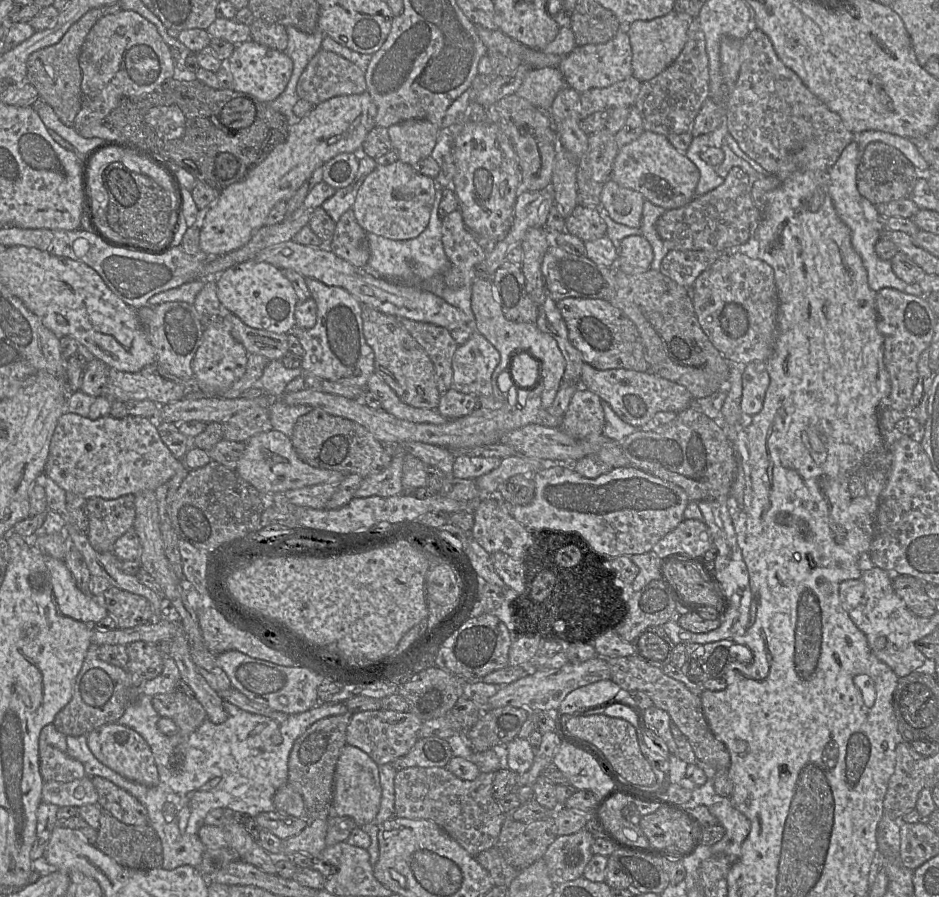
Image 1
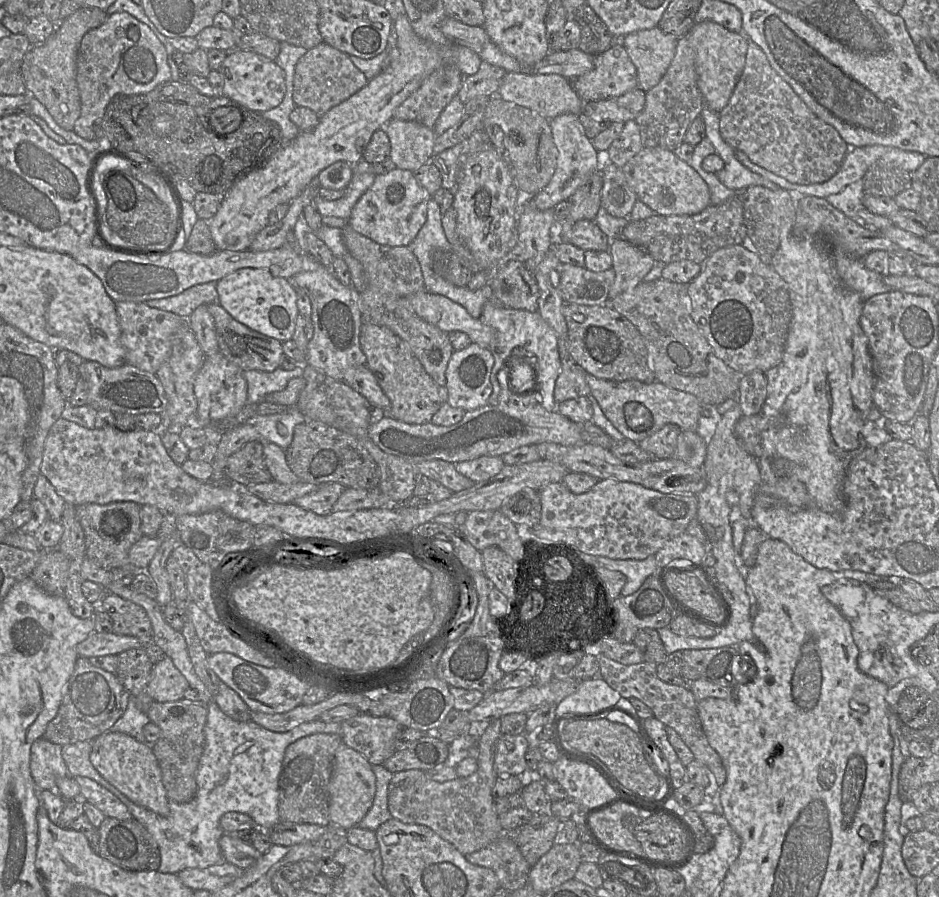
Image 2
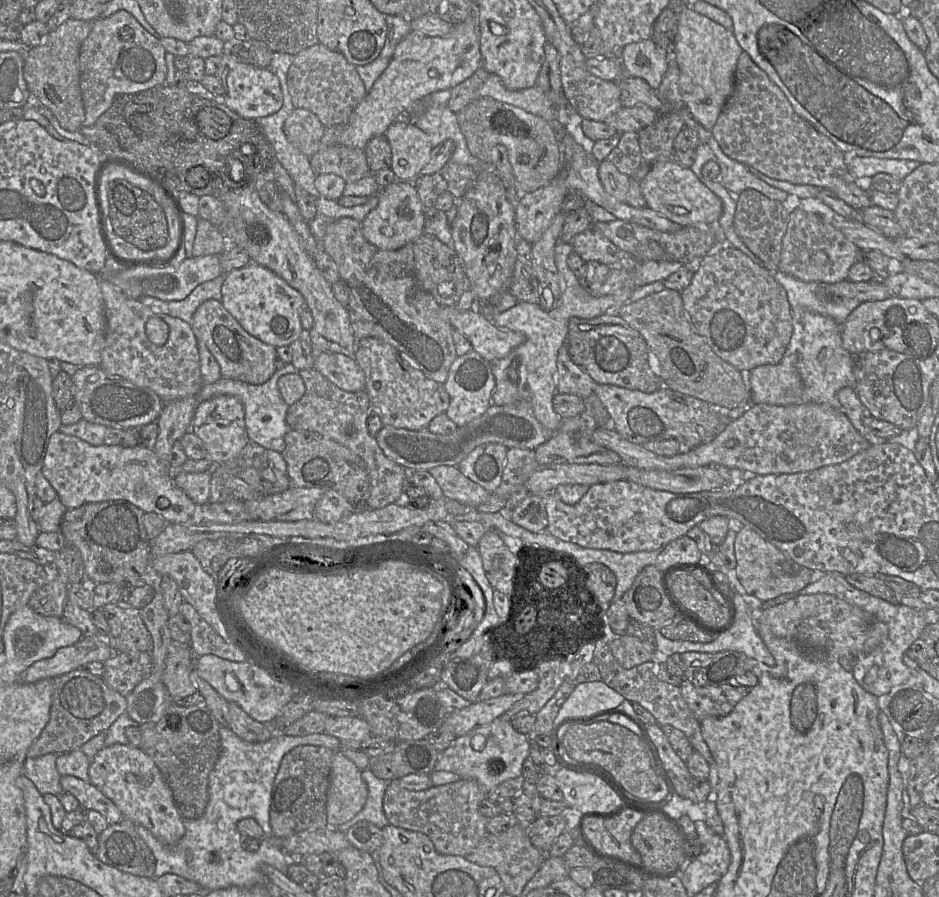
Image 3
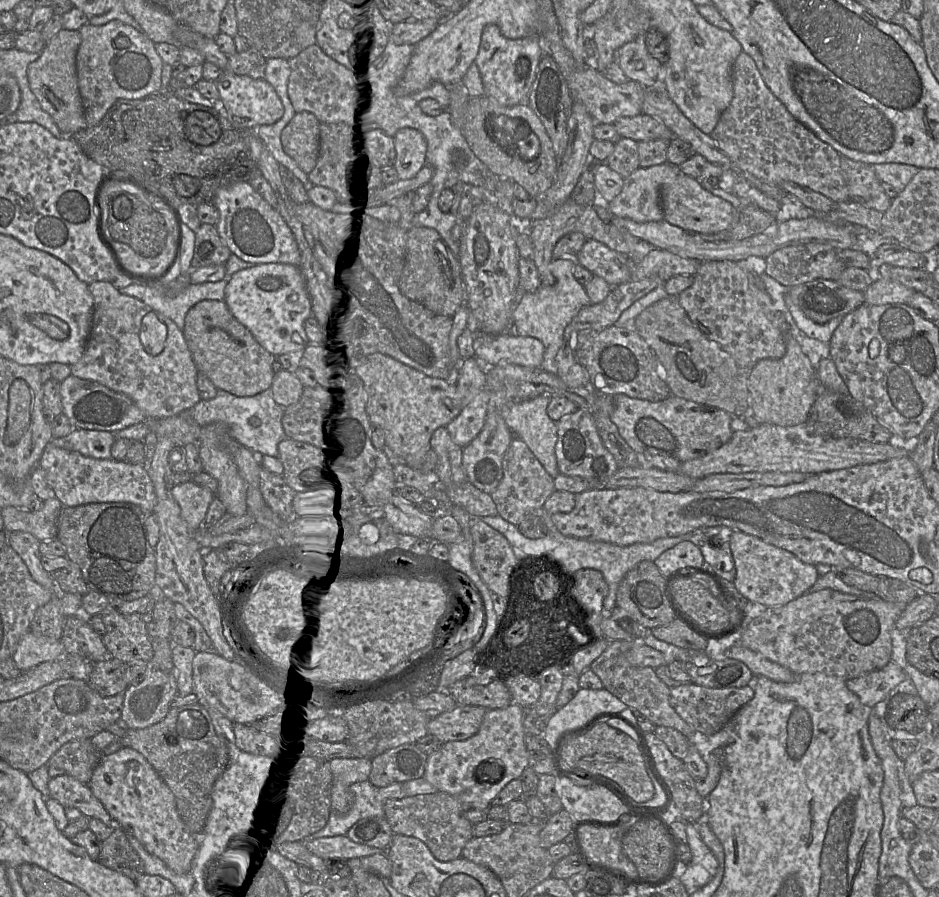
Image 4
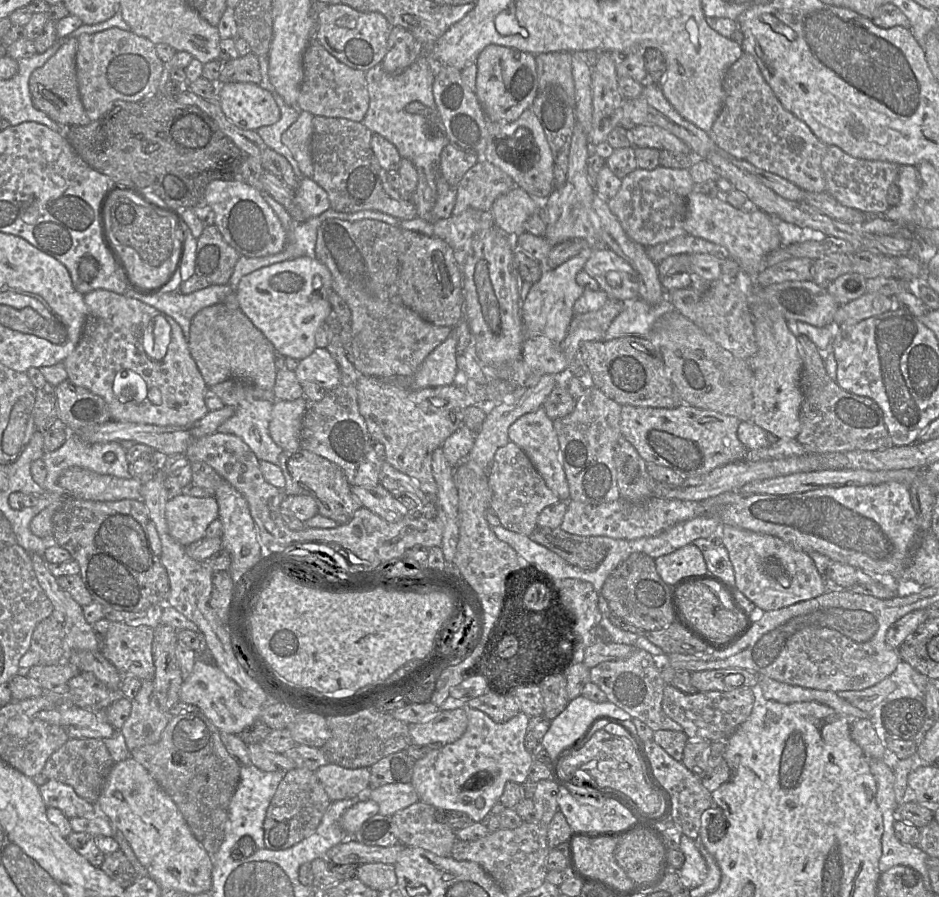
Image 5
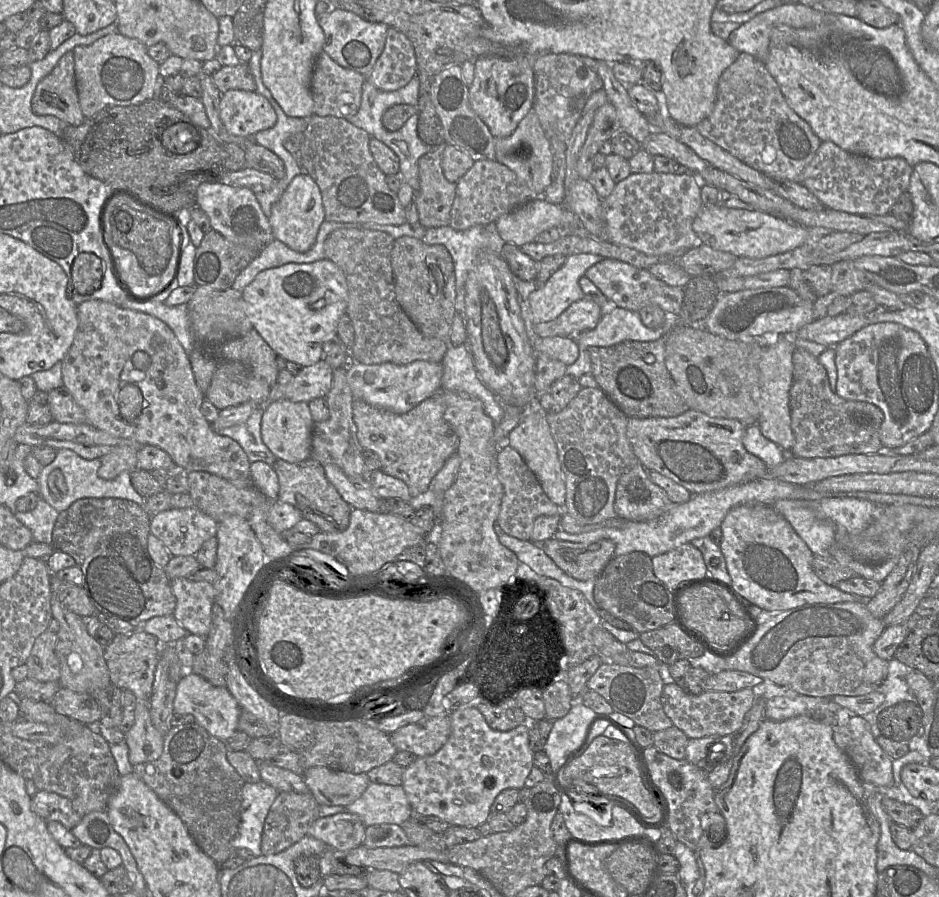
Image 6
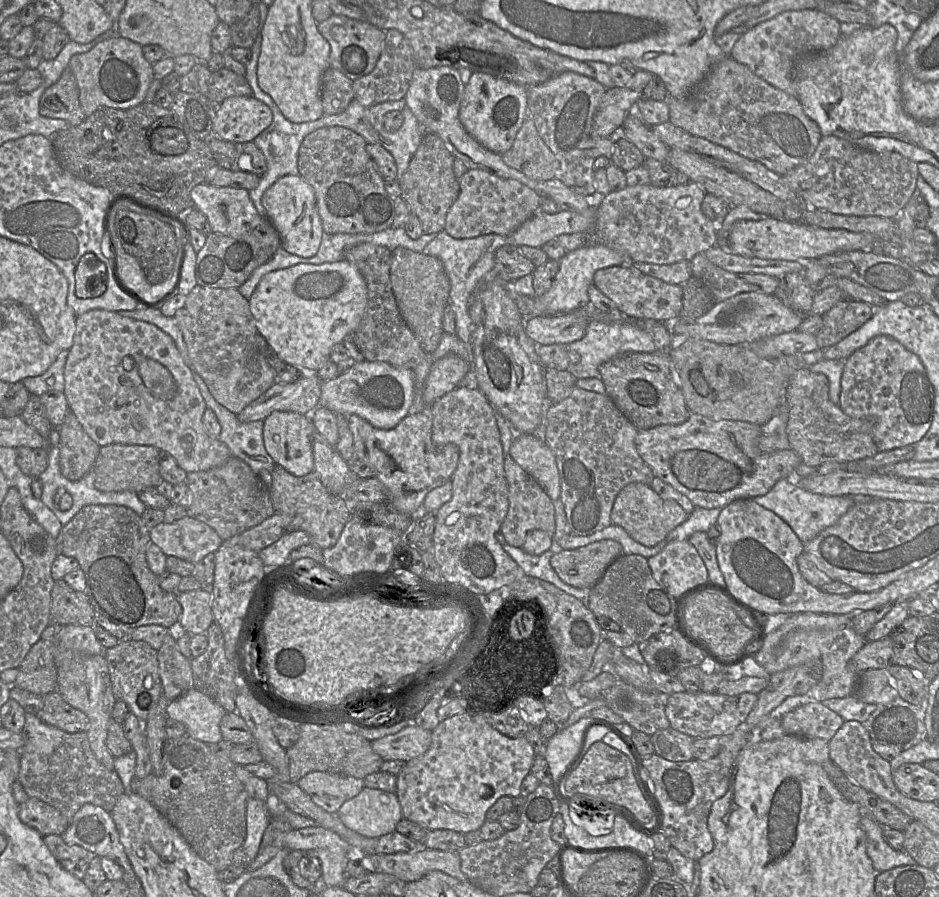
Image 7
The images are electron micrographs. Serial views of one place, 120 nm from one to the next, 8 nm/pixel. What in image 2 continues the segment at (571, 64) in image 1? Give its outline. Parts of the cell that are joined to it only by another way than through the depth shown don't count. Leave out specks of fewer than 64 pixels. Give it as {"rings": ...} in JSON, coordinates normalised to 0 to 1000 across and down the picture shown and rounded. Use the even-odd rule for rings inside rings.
{"rings":[[[660,49],[633,61],[632,77],[607,90],[622,114],[658,108],[679,97],[677,76]]]}

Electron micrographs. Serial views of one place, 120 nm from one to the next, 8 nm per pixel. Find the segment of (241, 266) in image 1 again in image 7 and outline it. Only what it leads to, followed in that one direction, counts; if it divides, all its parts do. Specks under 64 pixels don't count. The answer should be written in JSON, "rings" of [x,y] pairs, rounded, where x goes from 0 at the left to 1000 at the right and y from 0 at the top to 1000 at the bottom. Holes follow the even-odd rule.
{"rings":[[[362,290],[360,292],[335,294],[315,294],[308,299],[294,301],[282,305],[275,315],[272,324],[264,334],[267,350],[271,355],[275,372],[279,373],[295,396],[306,406],[323,409],[328,412],[339,414],[351,400],[351,391],[359,382],[364,382],[365,377],[382,365],[391,342],[392,324],[390,314],[382,301],[373,292]]]}

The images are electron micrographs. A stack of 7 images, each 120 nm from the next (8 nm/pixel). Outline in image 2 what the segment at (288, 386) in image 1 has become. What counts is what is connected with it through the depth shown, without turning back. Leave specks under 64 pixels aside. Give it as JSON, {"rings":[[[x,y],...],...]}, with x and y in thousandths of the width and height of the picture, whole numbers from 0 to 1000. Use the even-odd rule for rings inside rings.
{"rings":[[[323,406],[316,407],[311,412],[302,412],[296,409],[290,415],[275,412],[259,414],[263,426],[263,450],[274,450],[282,446],[282,443],[291,437],[301,435],[311,421],[321,420]]]}

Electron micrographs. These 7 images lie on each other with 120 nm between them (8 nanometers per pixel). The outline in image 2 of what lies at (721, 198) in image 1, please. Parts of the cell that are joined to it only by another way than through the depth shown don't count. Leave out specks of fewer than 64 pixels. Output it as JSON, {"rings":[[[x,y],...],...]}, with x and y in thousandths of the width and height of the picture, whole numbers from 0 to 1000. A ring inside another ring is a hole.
{"rings":[[[786,215],[767,229],[756,227],[742,239],[696,239],[687,244],[671,246],[660,262],[661,265],[690,281],[698,291],[714,293],[737,290],[747,295],[766,276],[789,272],[794,263],[791,226]]]}

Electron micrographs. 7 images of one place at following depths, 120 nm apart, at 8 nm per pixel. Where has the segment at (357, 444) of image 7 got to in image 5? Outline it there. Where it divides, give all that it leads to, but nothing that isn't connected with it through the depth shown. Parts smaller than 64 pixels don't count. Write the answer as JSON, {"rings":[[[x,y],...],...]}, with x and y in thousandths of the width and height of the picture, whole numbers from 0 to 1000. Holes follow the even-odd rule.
{"rings":[[[383,418],[381,453],[394,487],[410,499],[410,514],[443,534],[448,546],[464,563],[465,540],[460,527],[462,502],[493,473],[498,454],[518,446],[538,447],[553,431],[548,426],[527,421],[515,428],[498,423],[495,428],[437,435],[407,421]]]}

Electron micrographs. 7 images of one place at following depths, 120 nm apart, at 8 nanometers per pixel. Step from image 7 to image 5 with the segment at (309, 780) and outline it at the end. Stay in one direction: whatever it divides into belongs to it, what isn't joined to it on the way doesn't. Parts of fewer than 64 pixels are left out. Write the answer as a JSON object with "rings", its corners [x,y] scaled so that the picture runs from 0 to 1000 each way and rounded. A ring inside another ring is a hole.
{"rings":[[[356,851],[340,855],[335,862],[353,893],[388,886],[395,865],[391,855],[373,857]]]}

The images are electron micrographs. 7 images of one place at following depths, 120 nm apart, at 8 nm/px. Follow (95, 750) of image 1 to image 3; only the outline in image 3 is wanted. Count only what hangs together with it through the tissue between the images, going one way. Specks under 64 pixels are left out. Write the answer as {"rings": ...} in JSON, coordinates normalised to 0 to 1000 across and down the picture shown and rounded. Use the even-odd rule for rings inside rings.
{"rings":[[[138,829],[110,833],[97,848],[95,867],[125,899],[132,913],[153,921],[175,942],[185,942],[196,932],[197,922],[183,881],[163,846],[150,834]]]}

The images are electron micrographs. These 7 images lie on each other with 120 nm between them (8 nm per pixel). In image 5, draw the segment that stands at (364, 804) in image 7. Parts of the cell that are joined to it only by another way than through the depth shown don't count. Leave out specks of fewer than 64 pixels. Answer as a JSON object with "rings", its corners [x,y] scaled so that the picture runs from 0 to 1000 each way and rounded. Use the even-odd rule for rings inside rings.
{"rings":[[[416,873],[399,880],[392,877],[388,887],[399,893],[404,897],[404,906],[412,910],[446,893],[445,884],[438,873]]]}

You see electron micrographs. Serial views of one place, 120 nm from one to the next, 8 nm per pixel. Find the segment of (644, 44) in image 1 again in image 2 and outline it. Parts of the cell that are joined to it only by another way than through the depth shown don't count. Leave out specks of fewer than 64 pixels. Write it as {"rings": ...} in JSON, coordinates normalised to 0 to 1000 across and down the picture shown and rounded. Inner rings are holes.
{"rings":[[[701,29],[655,42],[665,45],[665,52],[677,76],[679,97],[688,104],[700,95],[708,82],[718,64],[722,42],[716,38],[707,37]]]}

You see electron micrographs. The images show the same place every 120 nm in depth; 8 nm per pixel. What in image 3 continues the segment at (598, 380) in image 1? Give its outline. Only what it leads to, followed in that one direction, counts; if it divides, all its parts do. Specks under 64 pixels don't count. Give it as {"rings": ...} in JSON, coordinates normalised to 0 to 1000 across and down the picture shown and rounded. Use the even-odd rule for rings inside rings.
{"rings":[[[635,428],[634,437],[653,469],[653,478],[675,495],[718,488],[736,502],[757,493],[775,473],[761,452],[711,433],[695,438],[671,435],[655,429]]]}

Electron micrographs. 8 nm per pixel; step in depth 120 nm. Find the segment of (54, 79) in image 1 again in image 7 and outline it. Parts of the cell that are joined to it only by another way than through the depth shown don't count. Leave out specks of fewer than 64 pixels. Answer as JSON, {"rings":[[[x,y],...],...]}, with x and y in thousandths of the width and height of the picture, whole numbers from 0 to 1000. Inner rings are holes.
{"rings":[[[73,72],[63,89],[51,97],[43,109],[42,125],[45,129],[70,134],[73,139],[84,139],[91,127],[84,113],[84,98]]]}

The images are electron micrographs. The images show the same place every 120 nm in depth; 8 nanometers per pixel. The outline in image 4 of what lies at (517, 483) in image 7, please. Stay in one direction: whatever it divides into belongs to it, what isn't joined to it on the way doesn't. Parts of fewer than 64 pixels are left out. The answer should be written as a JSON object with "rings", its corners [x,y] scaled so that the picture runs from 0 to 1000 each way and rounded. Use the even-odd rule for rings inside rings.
{"rings":[[[548,487],[537,506],[535,523],[536,533],[523,550],[523,555],[530,574],[551,586],[561,572],[578,565],[580,559],[591,547],[590,533],[584,528],[560,494]]]}

